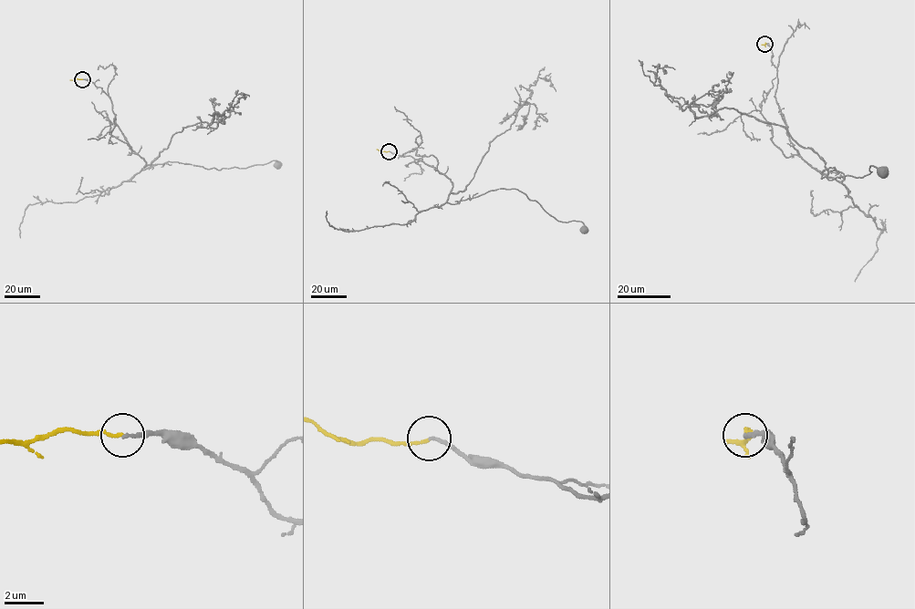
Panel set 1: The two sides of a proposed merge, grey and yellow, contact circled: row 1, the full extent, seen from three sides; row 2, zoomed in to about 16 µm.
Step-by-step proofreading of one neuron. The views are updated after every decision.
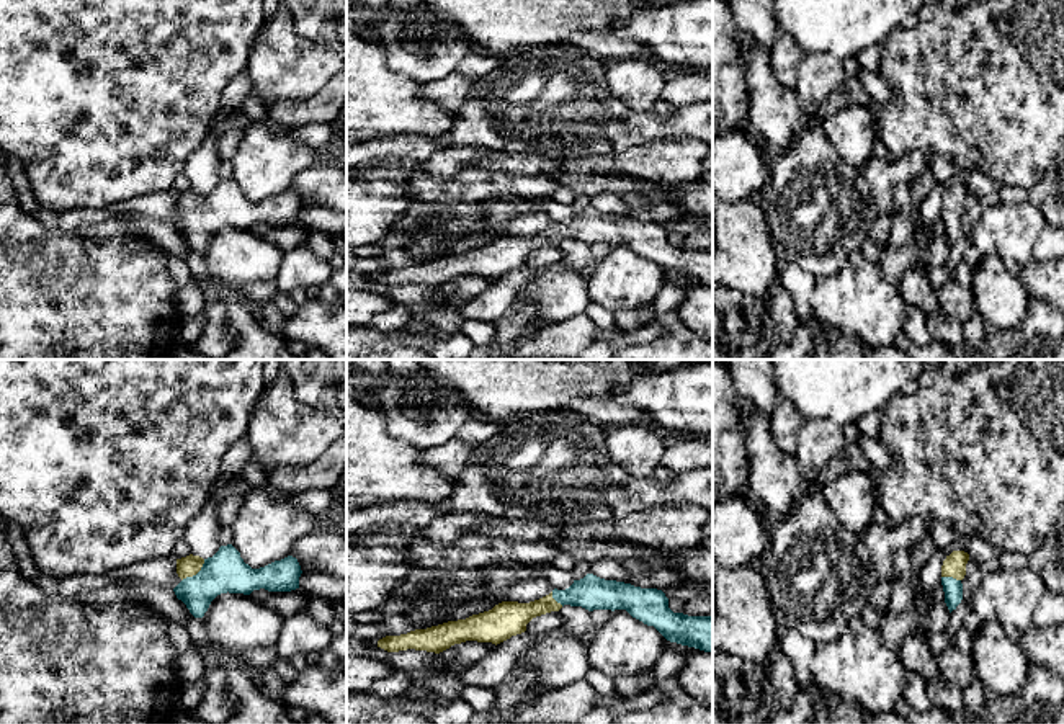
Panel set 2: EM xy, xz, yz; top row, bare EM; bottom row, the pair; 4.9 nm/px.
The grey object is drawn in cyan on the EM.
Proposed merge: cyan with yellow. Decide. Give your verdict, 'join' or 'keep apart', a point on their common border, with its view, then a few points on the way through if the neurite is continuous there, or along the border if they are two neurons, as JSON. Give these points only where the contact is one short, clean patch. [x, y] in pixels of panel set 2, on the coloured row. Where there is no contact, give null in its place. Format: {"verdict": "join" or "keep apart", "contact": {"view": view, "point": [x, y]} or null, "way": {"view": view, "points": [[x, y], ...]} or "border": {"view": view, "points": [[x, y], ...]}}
{"verdict": "join", "contact": {"view": "xy", "point": [196, 574]}, "way": {"view": "xy", "points": [[226, 571], [219, 574], [196, 574], [188, 566]]}}

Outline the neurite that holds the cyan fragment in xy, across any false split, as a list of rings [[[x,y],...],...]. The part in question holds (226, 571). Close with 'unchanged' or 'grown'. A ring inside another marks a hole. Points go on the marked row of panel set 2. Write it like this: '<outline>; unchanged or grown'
[[[221,546],[208,559],[186,556],[177,559],[181,582],[173,588],[194,618],[203,618],[211,601],[221,593],[250,595],[253,590],[291,592],[299,588],[302,574],[296,557],[288,556],[265,567],[252,569],[232,546]]]; grown

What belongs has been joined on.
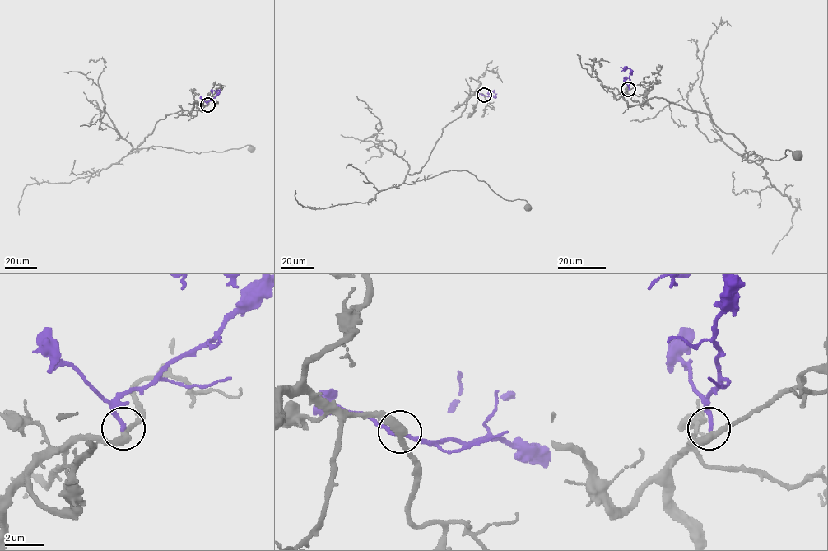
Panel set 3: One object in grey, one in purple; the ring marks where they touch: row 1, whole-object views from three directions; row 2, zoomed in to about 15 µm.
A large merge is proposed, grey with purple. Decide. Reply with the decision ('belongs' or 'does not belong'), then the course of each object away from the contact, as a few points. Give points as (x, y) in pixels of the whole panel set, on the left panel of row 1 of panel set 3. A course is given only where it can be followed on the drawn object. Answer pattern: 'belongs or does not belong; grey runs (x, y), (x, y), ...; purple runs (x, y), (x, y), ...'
belongs; grey runs (207, 105), (196, 115), (186, 110), (166, 115), (127, 154), (152, 146), (197, 153), (248, 145), (251, 149); purple runs (207, 105), (219, 92), (211, 90)

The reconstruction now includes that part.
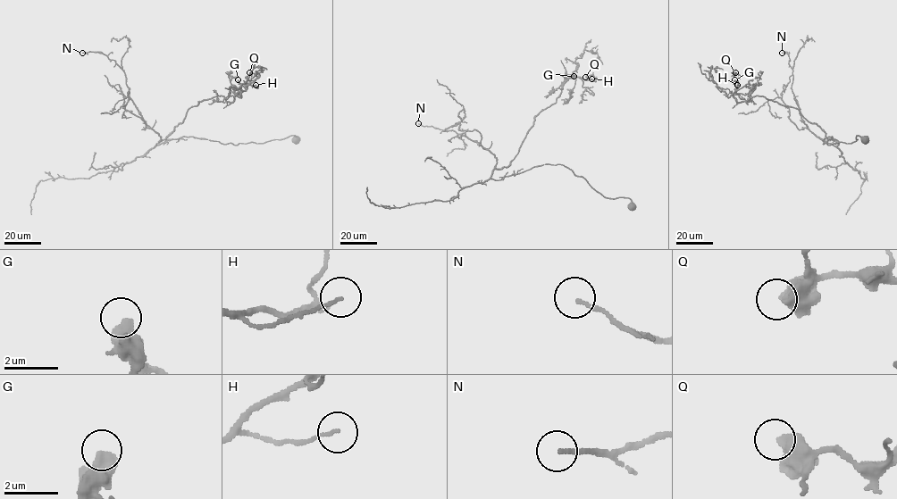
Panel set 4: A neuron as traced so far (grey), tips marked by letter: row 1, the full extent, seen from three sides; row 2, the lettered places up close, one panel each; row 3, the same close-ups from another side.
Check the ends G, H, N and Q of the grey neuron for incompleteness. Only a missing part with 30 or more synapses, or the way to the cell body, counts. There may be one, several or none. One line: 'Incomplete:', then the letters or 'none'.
Incomplete: none

